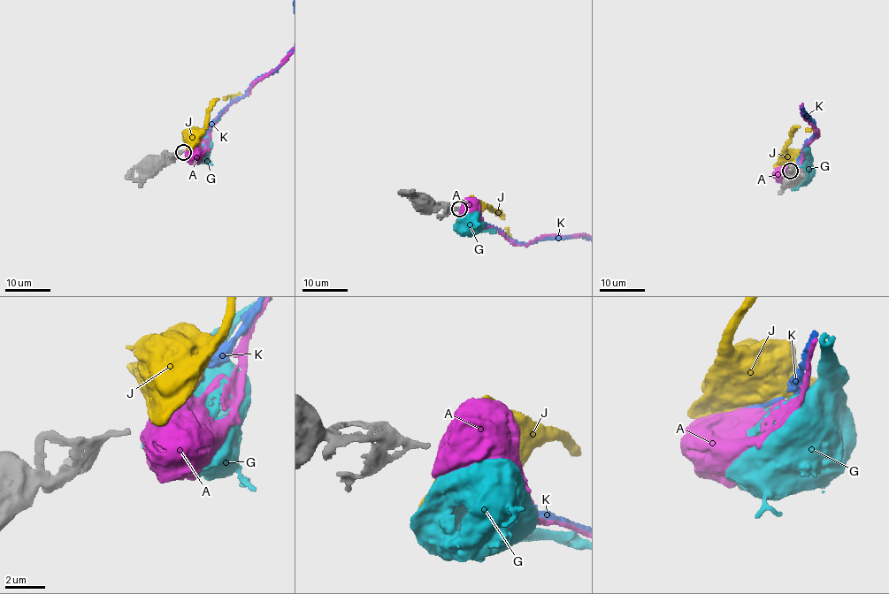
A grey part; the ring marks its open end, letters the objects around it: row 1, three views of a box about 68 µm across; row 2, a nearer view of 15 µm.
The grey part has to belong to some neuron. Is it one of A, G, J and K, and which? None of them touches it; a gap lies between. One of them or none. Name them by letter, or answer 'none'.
K

